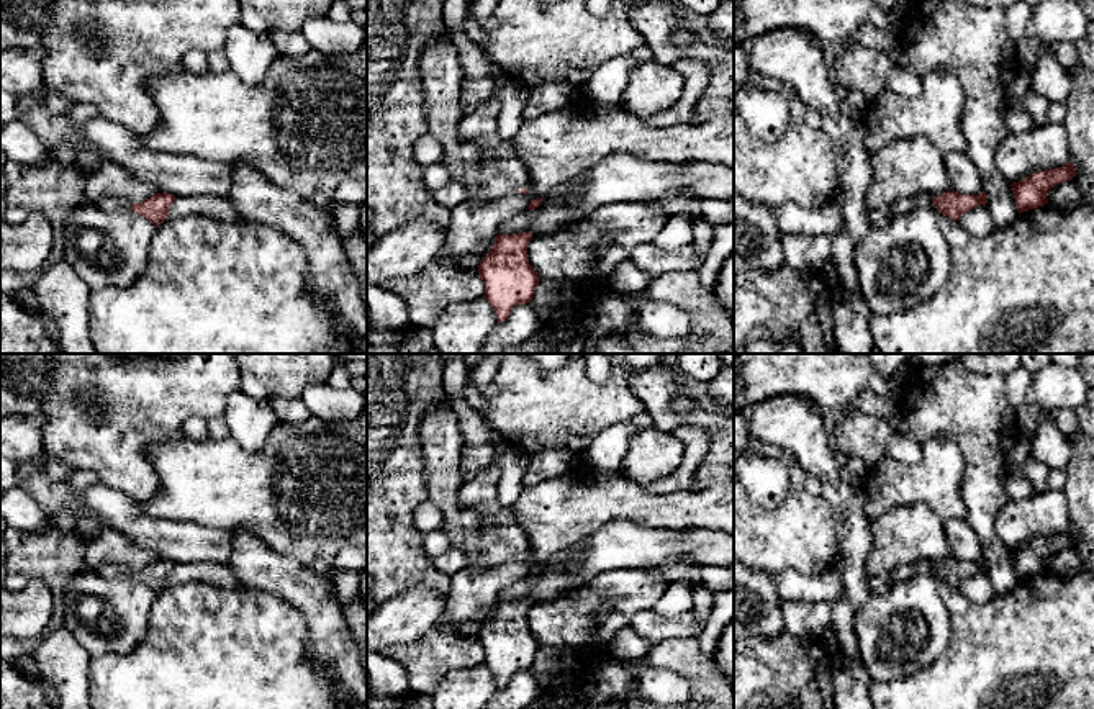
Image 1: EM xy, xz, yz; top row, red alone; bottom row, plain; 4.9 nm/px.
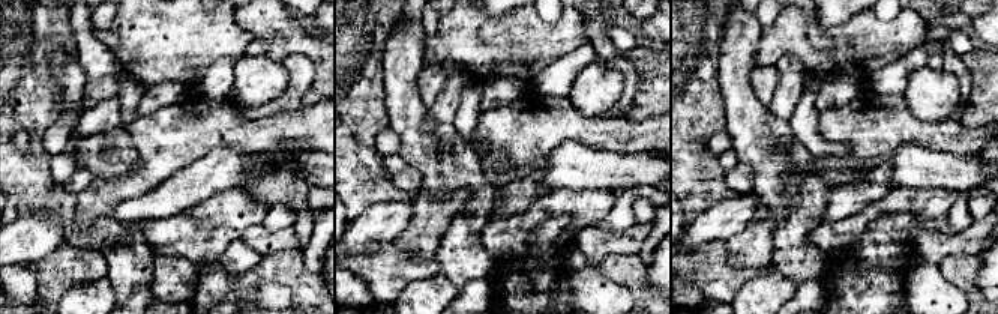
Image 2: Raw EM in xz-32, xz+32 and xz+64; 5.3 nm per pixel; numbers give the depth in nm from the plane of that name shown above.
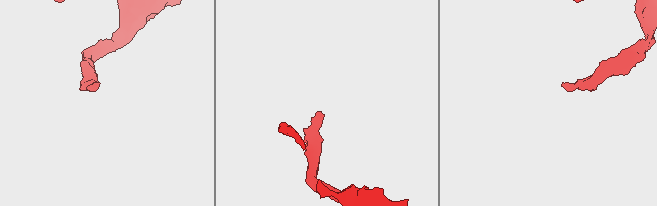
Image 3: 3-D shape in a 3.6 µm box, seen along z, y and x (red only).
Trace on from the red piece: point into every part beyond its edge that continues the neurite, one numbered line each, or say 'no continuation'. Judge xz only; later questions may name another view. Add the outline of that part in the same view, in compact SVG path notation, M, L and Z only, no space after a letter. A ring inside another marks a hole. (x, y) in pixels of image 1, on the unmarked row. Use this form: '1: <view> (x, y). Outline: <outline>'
1: xz (490, 536). Outline: M449 395L423 419L419 437L429 499L442 511L439 531L465 553L467 567L478 571L526 555L527 537L511 511L498 501L477 506L459 503L465 483L460 475L463 437Z

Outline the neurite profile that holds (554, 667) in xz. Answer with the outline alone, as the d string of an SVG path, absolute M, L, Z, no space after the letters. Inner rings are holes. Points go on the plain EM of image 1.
M539 645L532 663L532 673L544 693L554 693L572 684L580 668L576 648L565 645Z

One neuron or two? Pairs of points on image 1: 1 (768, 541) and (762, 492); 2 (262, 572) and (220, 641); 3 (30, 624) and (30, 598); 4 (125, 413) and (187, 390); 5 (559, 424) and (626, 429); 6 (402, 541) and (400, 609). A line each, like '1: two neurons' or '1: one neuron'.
1: two neurons
2: two neurons
3: one neuron
4: one neuron
5: two neurons
6: two neurons

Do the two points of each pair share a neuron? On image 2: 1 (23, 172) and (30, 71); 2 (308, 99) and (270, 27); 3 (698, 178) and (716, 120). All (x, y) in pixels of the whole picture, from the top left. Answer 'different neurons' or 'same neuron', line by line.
1: same neuron
2: same neuron
3: same neuron

